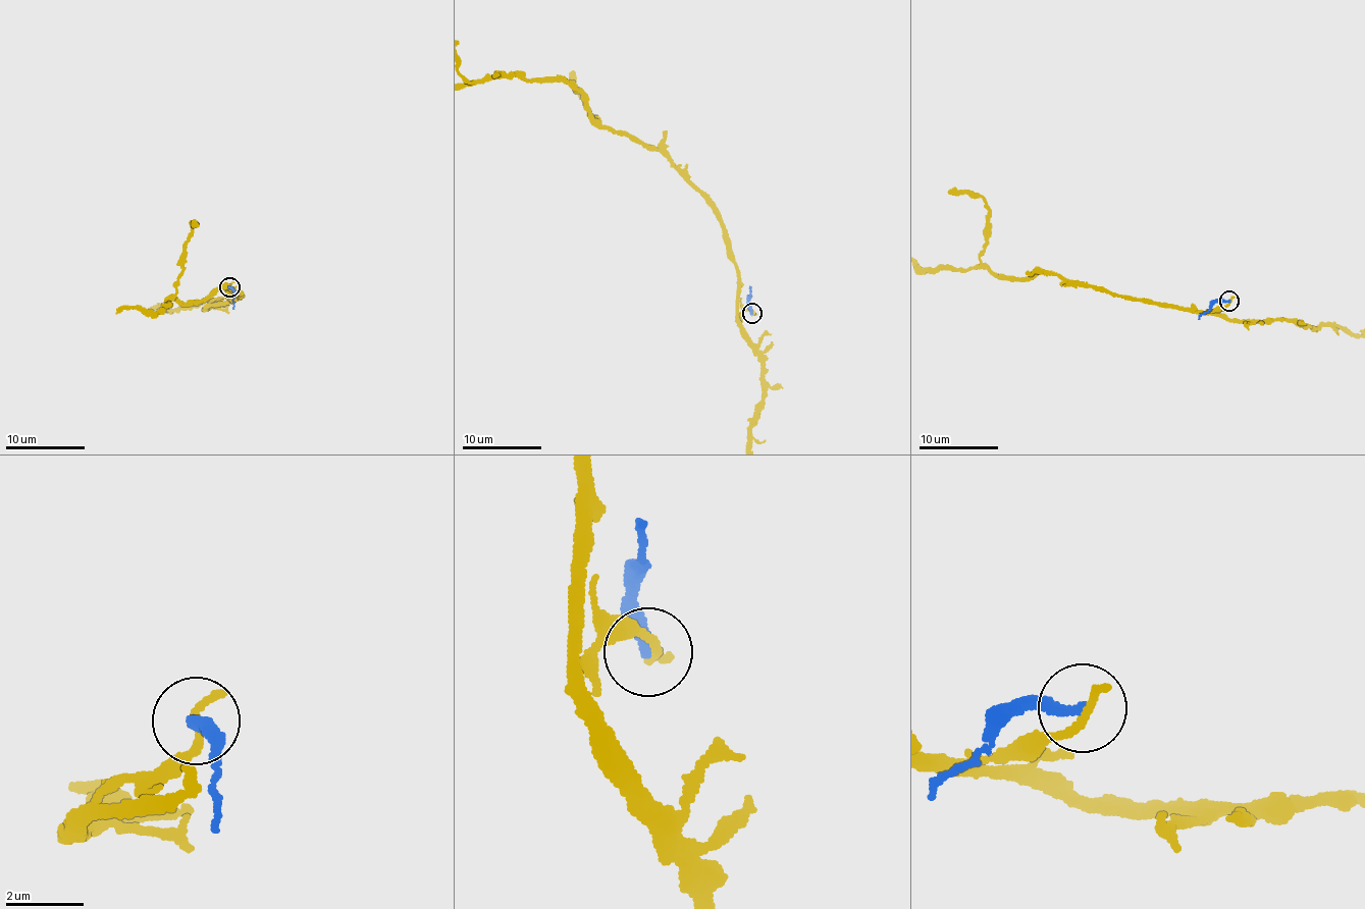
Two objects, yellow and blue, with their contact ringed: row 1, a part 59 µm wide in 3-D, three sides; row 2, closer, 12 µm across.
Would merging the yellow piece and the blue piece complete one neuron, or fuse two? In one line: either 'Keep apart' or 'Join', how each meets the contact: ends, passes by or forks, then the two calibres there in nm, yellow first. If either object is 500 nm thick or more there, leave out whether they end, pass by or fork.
Keep apart. At the ring yellow ends. At the ring blue ends. Thickness 280 nm (yellow) against 240 nm

